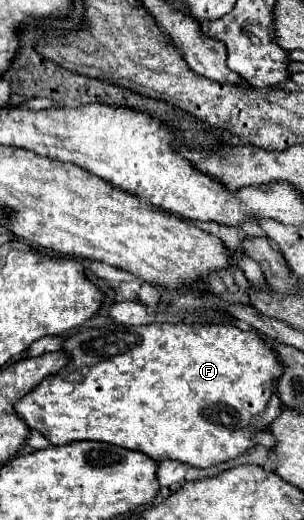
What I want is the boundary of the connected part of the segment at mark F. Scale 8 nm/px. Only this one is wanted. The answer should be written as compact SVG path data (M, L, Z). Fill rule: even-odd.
M152 322L146 326L116 326L116 328L78 328L74 336L68 336L64 344L64 352L70 354L70 364L62 368L60 372L48 376L42 384L38 384L30 394L26 394L22 400L16 402L16 412L26 420L26 424L32 430L38 430L54 444L70 444L70 442L80 442L80 440L98 440L98 442L110 442L114 446L122 446L128 450L138 450L148 454L156 462L164 460L178 460L196 468L210 468L220 462L234 460L242 454L246 454L250 448L256 446L254 436L258 432L268 430L268 424L276 420L282 412L282 402L280 394L276 390L278 380L284 372L280 360L276 358L276 352L272 346L266 344L264 338L258 336L258 332L242 332L236 326L230 324L168 324L168 322Z

